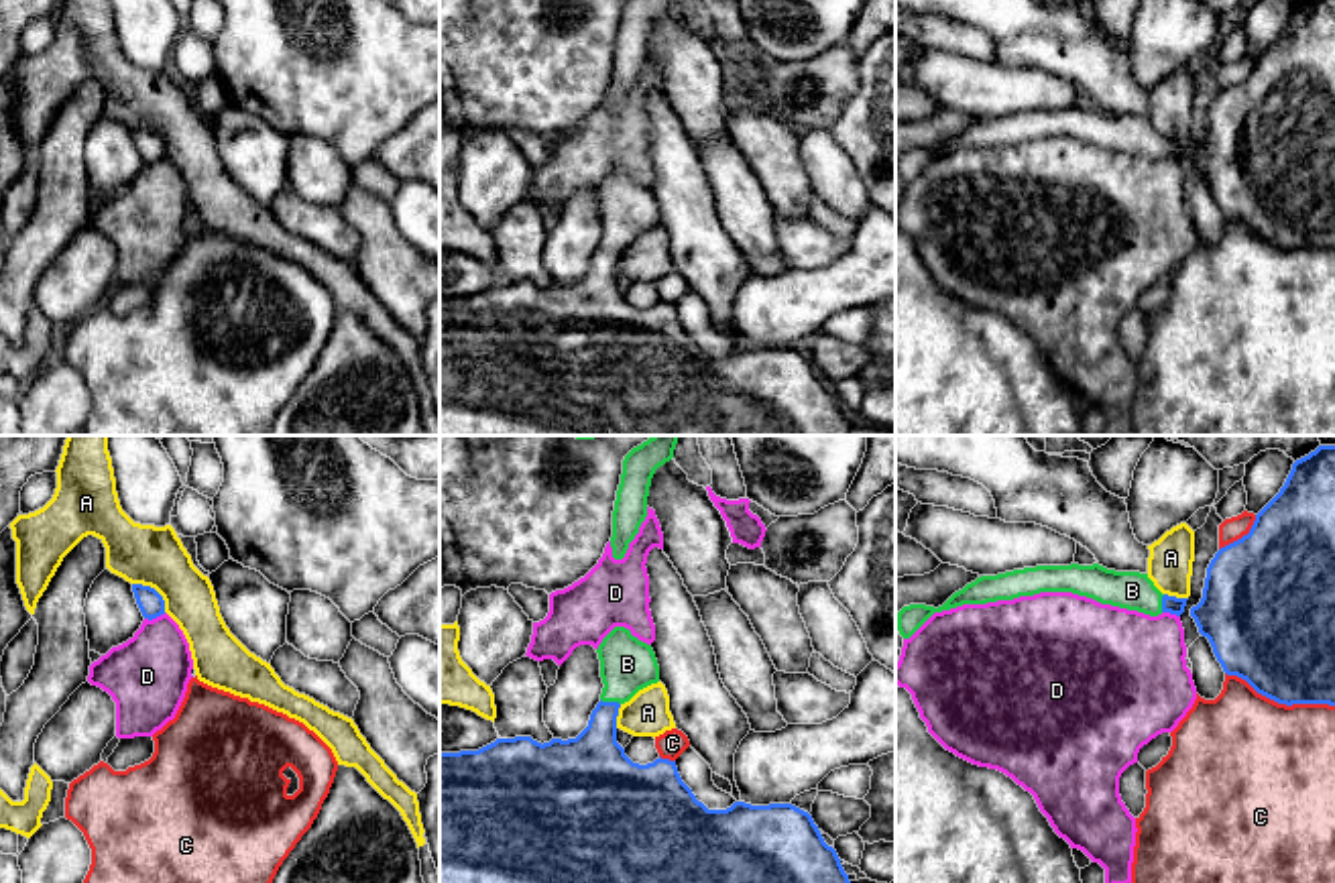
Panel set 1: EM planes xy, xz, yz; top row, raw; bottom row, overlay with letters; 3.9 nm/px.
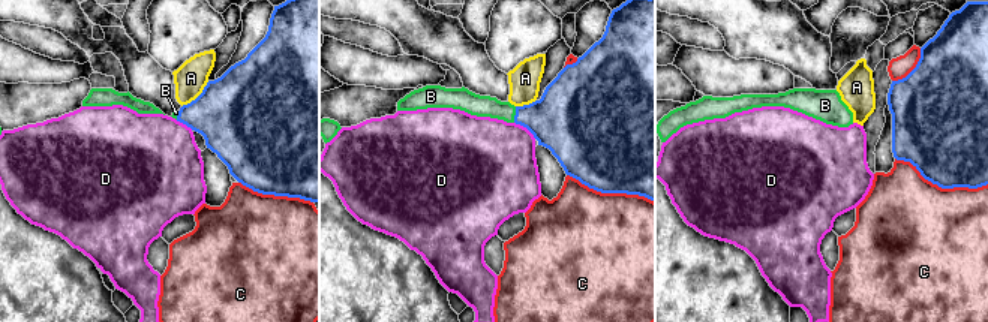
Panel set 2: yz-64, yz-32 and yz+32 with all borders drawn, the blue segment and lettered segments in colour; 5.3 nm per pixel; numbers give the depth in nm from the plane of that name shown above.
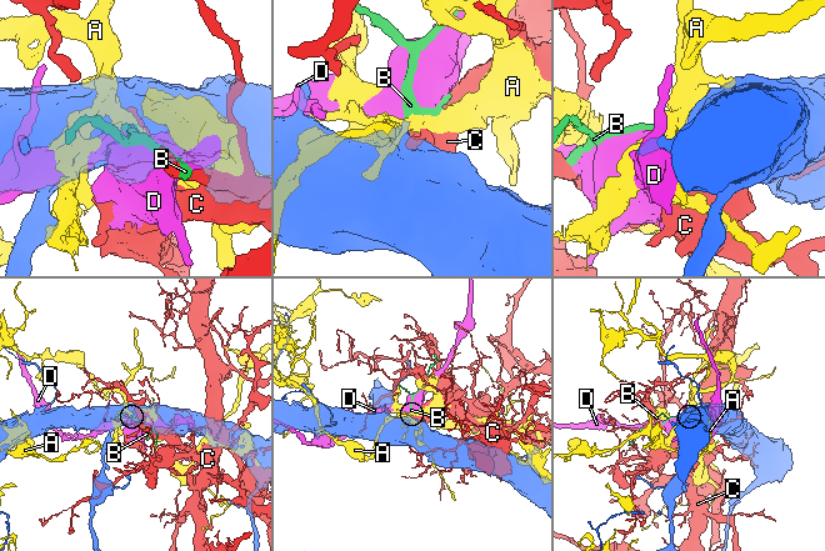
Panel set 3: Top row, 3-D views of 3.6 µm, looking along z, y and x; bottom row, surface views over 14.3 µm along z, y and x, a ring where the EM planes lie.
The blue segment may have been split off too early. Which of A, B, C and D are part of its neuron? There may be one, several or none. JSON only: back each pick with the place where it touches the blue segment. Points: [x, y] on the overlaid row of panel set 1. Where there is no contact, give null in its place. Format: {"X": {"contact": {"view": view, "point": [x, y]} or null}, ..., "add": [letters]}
{"B": {"contact": {"view": "xz", "point": [611, 702]}}, "add": ["B"]}

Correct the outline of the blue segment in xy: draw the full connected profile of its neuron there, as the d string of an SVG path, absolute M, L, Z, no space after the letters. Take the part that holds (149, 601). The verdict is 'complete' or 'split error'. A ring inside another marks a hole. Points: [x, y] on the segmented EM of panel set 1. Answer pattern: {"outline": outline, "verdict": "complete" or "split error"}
{"outline": "M132 584L132 592L144 619L153 621L165 614L165 600L155 588Z", "verdict": "complete"}

